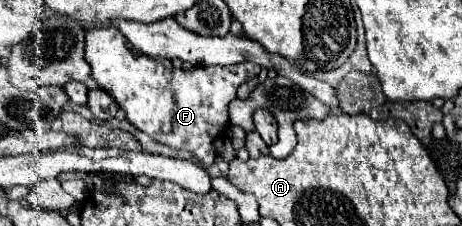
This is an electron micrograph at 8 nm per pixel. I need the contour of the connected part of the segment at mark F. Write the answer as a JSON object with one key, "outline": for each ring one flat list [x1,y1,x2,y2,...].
{"outline":[[95,27,85,33,85,61,91,65,91,79,107,91,115,103,125,111,125,117,131,125,135,125,139,131,147,133,153,141,169,145,173,149,185,149,197,157,197,161,207,169,215,163,213,153,213,141,215,137,223,135,223,131,229,125,227,117,227,105,237,97,237,89,243,81,249,81,251,77,259,75,261,67,255,63,237,63,237,65,211,65,211,67,193,67,189,71,177,69,171,65,169,59,149,57,141,51,131,49,127,43,127,37,117,27]]}

